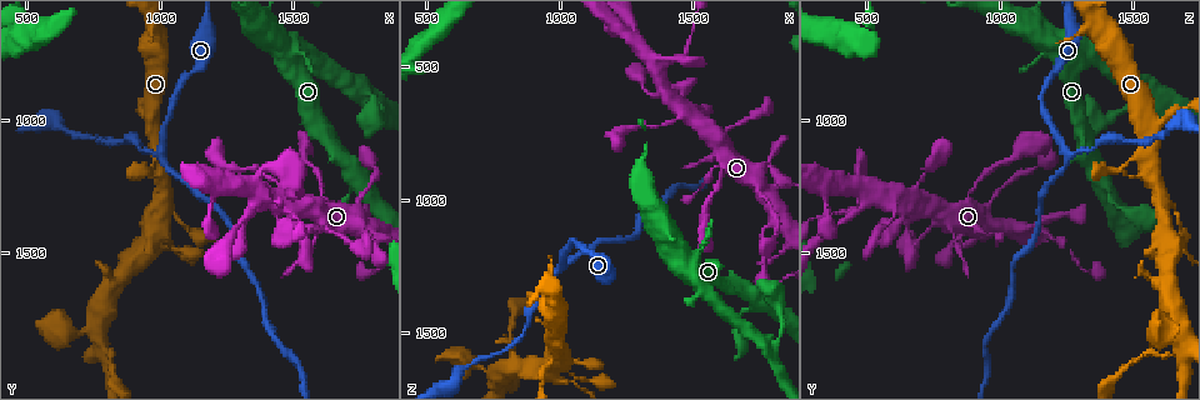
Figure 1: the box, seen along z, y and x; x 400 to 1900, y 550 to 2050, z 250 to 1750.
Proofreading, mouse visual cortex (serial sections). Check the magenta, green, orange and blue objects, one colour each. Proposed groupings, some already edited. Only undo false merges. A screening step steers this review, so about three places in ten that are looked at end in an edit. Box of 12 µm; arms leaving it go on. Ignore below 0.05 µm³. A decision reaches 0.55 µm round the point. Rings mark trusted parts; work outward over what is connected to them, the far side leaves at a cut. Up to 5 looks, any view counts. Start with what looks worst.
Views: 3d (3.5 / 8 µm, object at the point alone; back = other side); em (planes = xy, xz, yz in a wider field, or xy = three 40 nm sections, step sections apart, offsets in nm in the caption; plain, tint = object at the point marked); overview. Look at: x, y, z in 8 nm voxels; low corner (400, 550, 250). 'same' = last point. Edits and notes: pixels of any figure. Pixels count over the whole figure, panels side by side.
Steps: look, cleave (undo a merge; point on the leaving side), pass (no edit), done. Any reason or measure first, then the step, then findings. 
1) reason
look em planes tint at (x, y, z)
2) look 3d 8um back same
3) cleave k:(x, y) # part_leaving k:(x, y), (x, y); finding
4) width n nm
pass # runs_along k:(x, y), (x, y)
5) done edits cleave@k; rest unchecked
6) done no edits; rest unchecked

three arms meet
look 3d 8um at (1010, 1140, 1250)

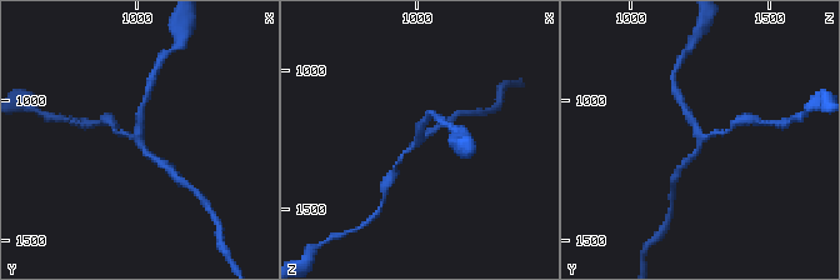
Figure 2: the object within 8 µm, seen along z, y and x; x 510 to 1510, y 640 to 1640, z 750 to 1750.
arms 3; arm_widths 150, 200, 200 nm
look em xy step 1 tint at (1000, 1130, 1260)

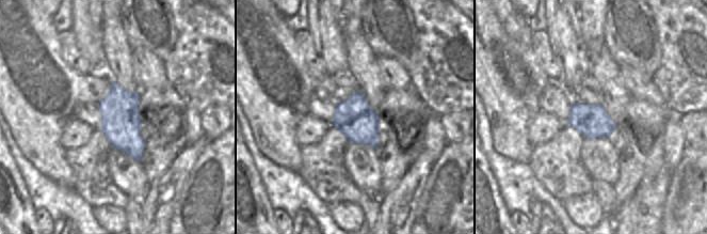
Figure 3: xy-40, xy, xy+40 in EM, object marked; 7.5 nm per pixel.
pass # runs_along 2:(423, 124), (419, 140), (395, 166); all the same cell

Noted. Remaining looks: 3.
calibre changes
look 3d 3.5um at (1010, 1320, 1610)

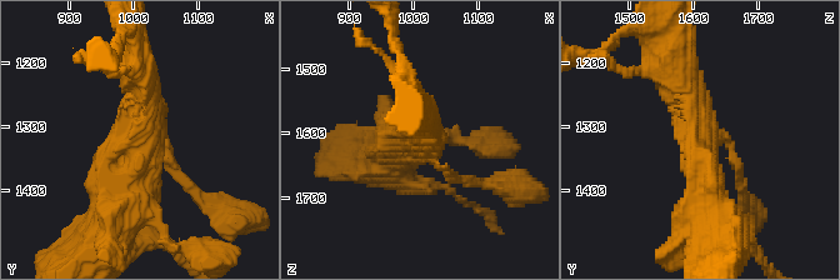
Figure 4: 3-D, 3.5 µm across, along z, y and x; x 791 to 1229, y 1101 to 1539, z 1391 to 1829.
now the EM
look em xy step 1 tint at (1015, 1315, 1610)

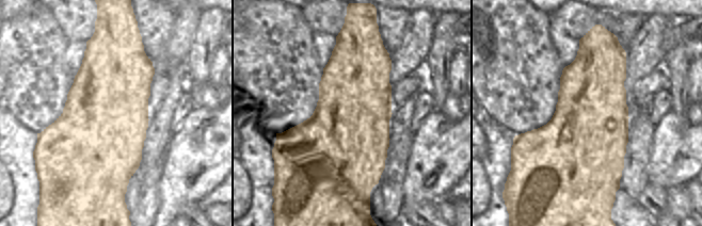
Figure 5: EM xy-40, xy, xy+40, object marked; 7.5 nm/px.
look em xy step 5 tint same

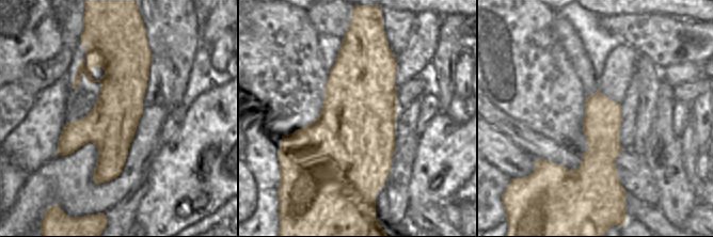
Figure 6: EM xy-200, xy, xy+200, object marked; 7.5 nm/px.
width 650 nm
pass # runs_along 6:(119, 51), (112, 157), (97, 179); one cell here

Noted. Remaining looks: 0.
done no edits; rest unchecked

